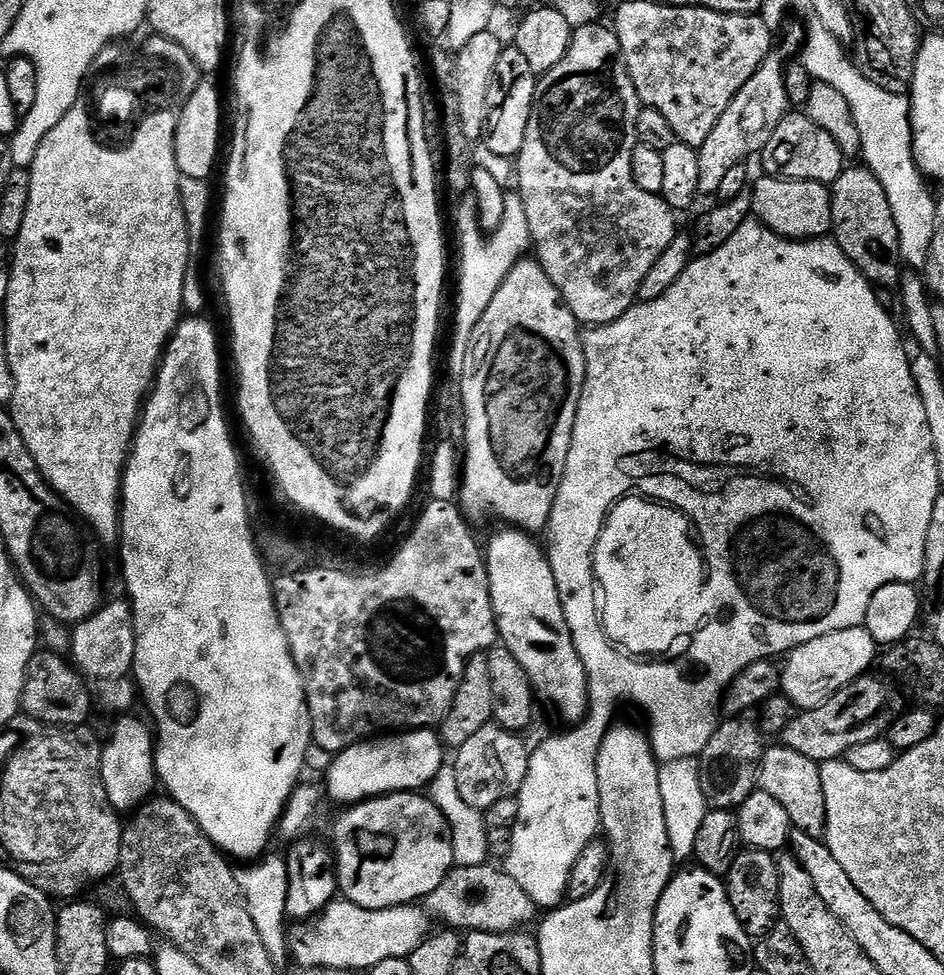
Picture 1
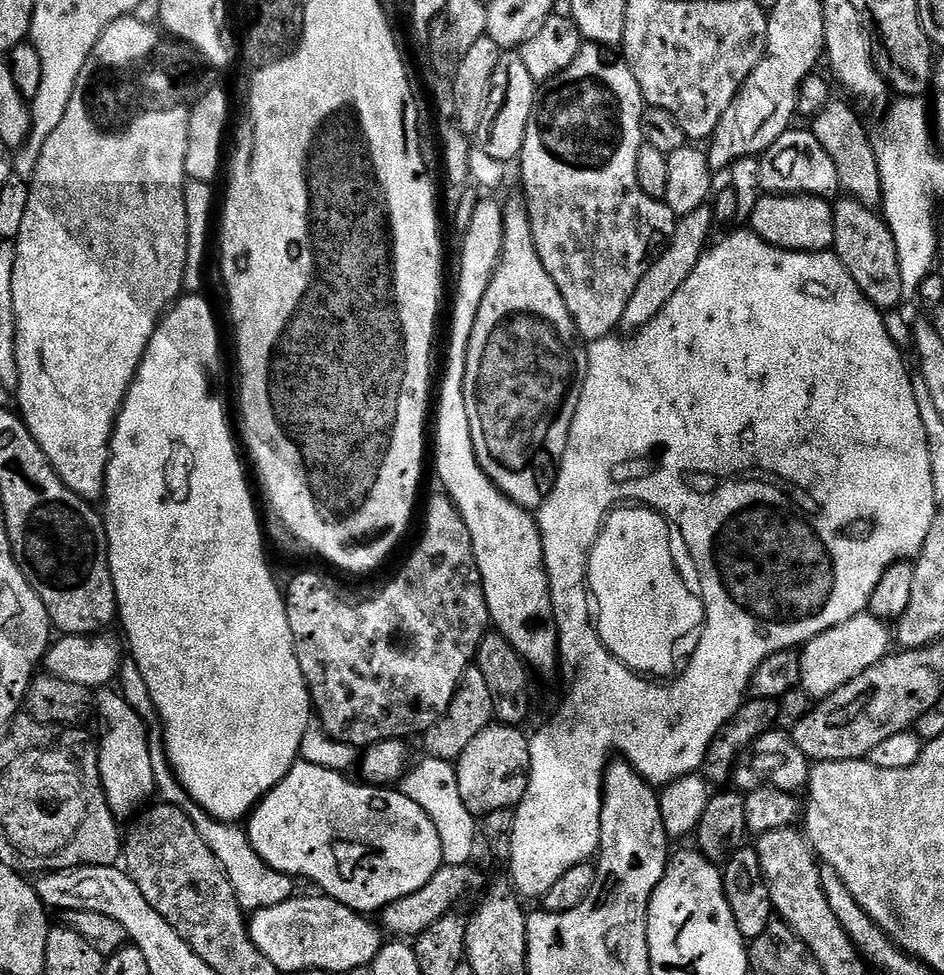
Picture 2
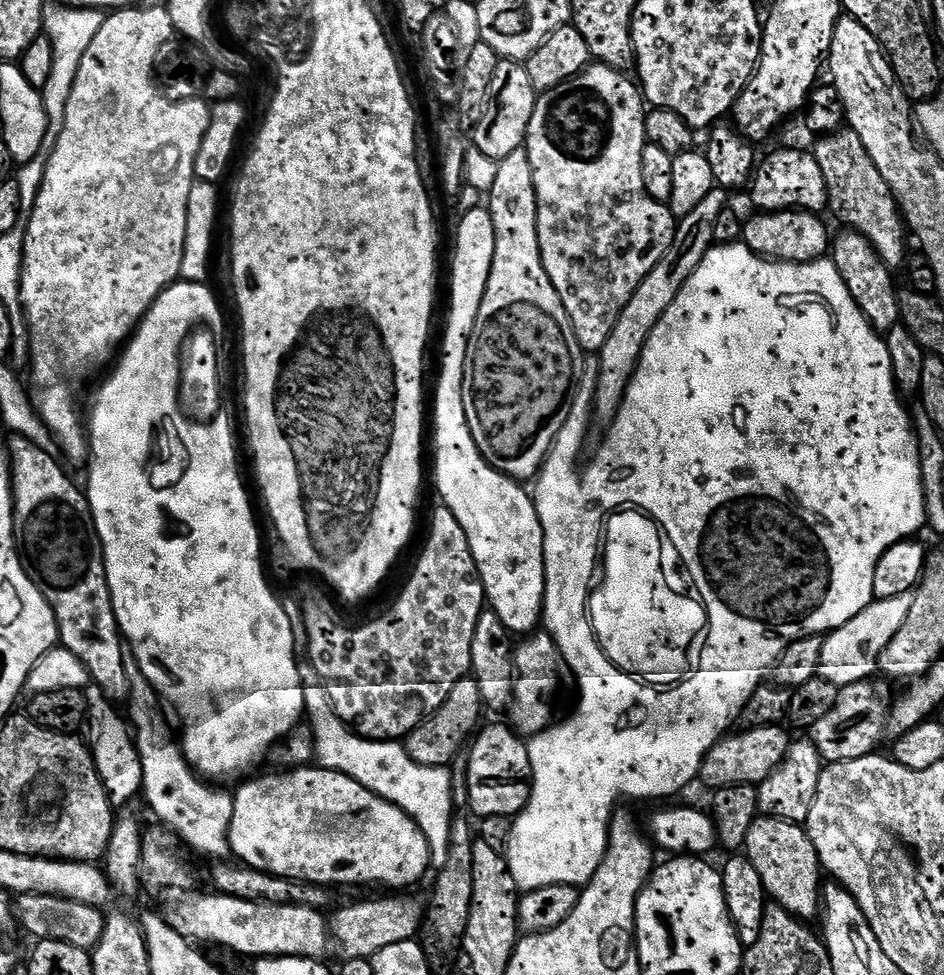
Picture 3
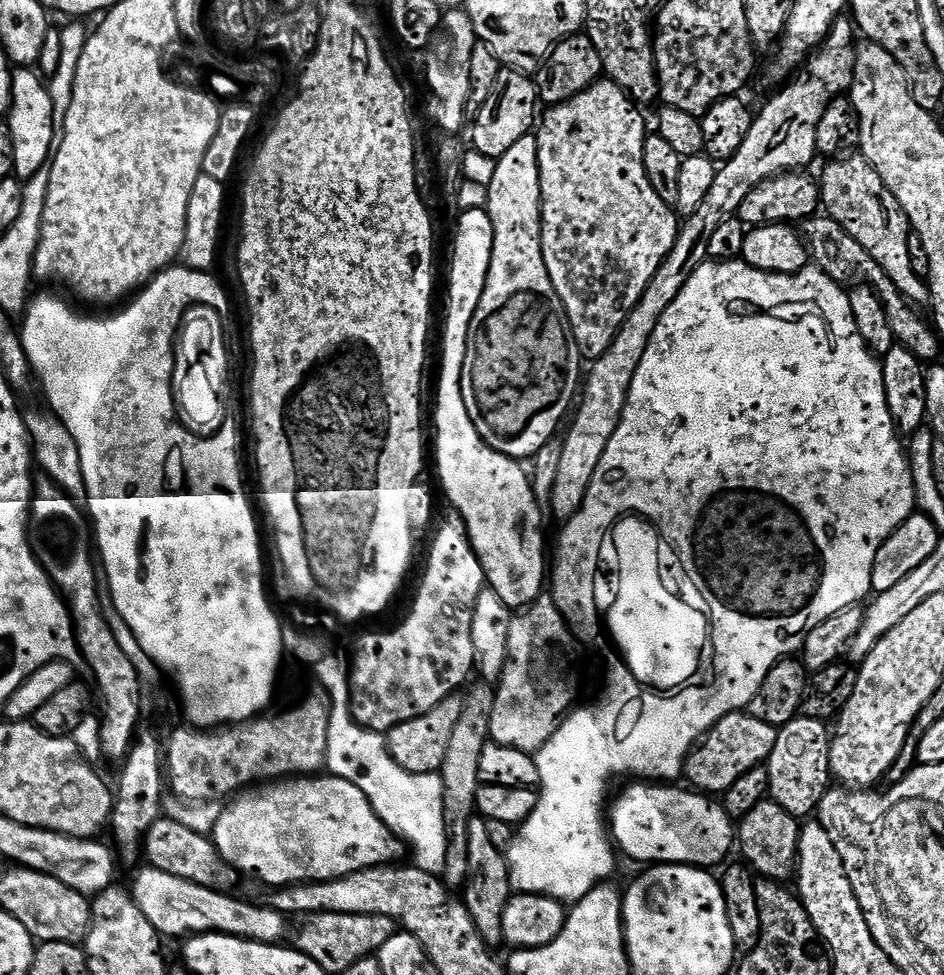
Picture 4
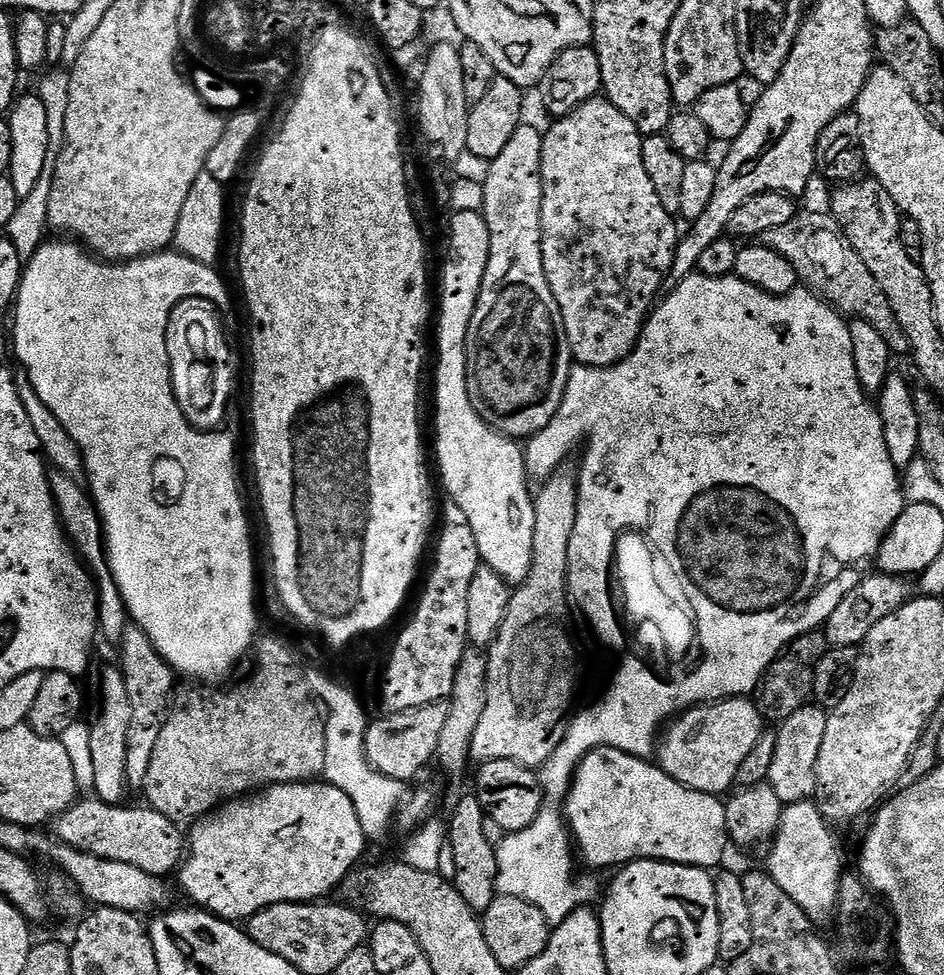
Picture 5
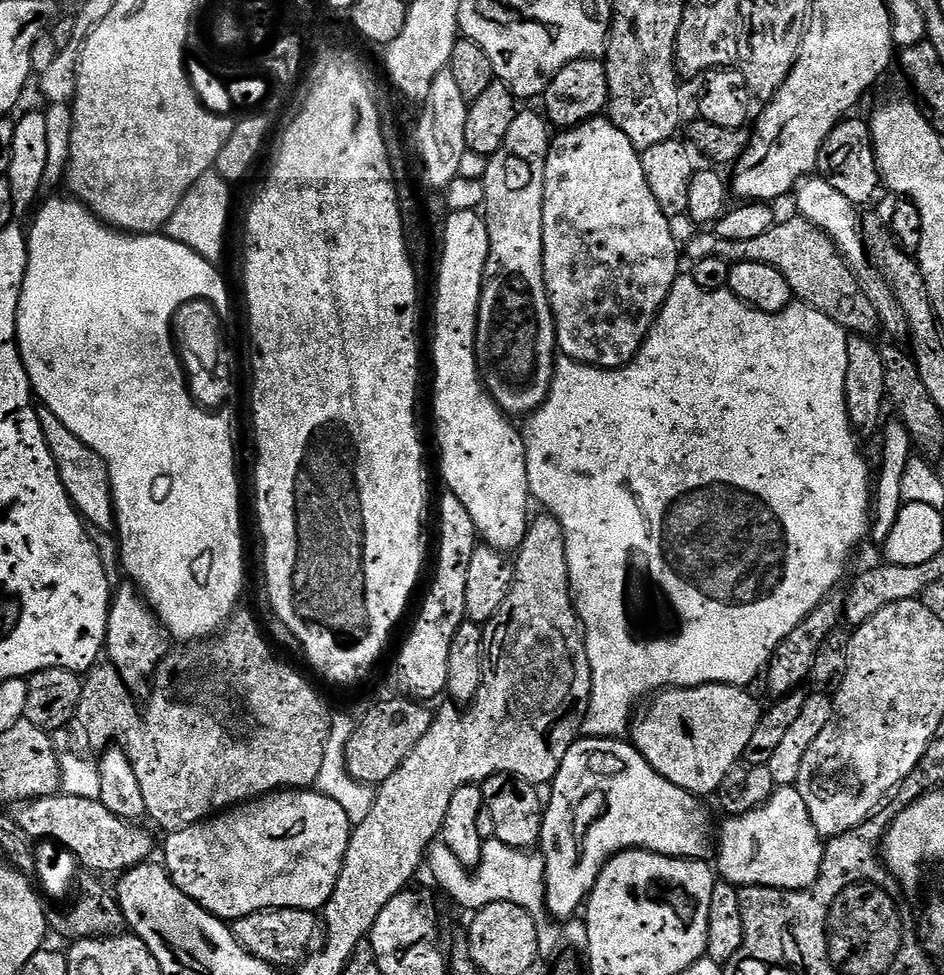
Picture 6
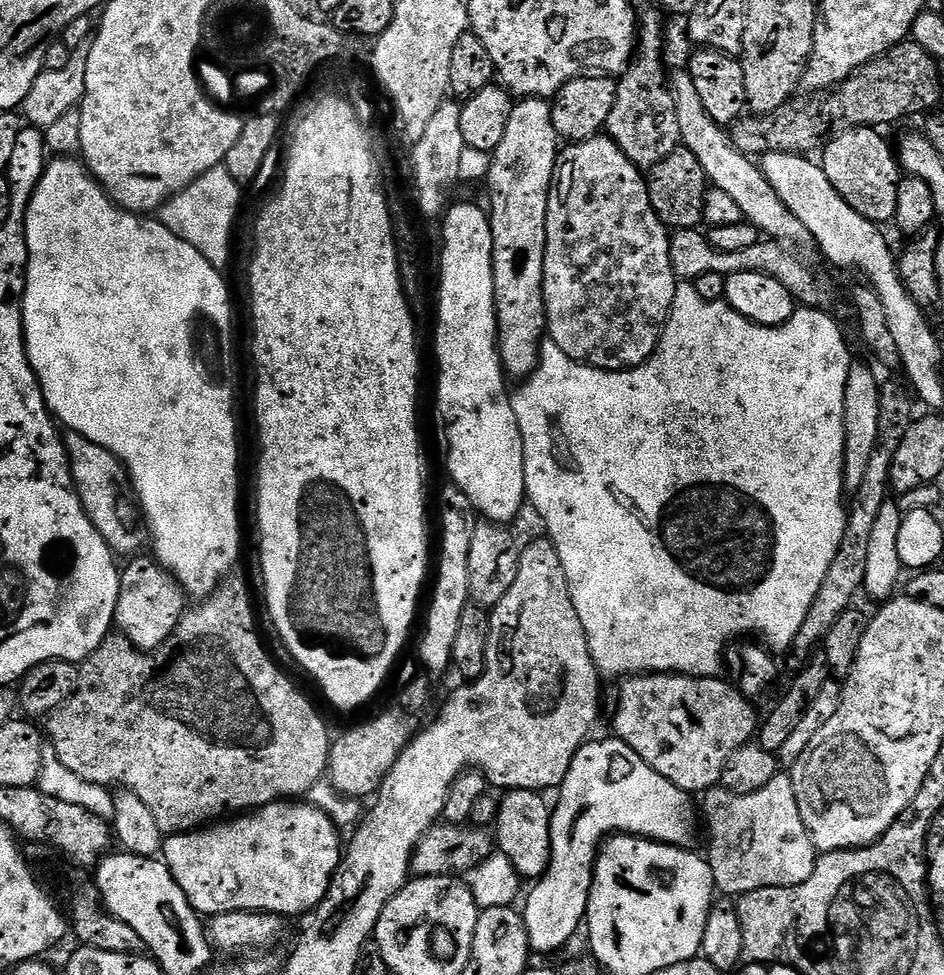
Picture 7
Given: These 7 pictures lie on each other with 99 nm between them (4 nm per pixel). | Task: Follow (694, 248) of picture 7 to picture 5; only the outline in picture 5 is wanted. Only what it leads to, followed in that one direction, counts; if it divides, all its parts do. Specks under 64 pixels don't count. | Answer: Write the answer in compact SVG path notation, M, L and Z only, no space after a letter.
M797 211L790 222L774 230L766 230L766 234L758 240L770 250L782 254L782 258L794 266L797 281L815 292L820 299L827 300L837 312L848 318L870 322L870 326L882 334L886 346L890 346L897 357L907 357L911 353L910 342L906 342L906 334L902 334L902 326L898 326L898 318L894 318L894 310L890 310L890 302L886 302L882 286L874 282L874 274L870 274L866 262L858 258L858 250L850 246L827 211Z

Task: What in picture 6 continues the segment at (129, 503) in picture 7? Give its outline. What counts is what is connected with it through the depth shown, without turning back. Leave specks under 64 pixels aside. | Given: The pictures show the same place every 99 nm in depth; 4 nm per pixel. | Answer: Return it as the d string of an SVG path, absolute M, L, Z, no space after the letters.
M37 407L38 422L42 426L42 434L46 438L46 446L50 446L50 458L54 458L54 466L58 466L58 478L62 478L62 486L70 498L70 502L80 513L85 525L98 531L111 533L116 527L116 507L110 486L110 474L106 462L78 434L74 434L52 413L49 408Z

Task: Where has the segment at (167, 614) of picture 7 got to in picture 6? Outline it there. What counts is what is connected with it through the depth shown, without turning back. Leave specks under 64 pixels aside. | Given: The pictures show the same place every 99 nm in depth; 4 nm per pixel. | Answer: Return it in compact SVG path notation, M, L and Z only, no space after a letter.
M131 582L121 583L113 593L112 605L108 611L104 652L107 663L112 664L114 670L118 670L122 682L129 686L144 683L147 685L173 648L174 641L169 636L166 626L144 599L139 587Z

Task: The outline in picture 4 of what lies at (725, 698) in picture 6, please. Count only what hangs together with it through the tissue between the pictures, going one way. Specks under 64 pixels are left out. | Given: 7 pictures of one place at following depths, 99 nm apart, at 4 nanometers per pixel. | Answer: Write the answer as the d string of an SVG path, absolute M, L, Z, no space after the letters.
M746 710L726 714L714 725L703 740L688 753L686 761L686 780L693 789L704 794L723 794L727 788L734 786L742 774L751 768L763 765L768 755L774 750L778 729L751 716Z

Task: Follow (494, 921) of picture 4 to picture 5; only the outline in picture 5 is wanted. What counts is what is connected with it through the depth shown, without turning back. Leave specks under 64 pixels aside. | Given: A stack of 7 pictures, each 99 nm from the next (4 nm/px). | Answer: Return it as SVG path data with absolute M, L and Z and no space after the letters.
M475 794L461 795L459 803L451 807L452 821L446 824L446 846L452 851L454 862L454 883L458 894L466 898L466 902L472 907L473 912L482 914L490 906L490 902L496 895L496 879L498 870L498 858L496 846L491 845L485 839L482 820L484 807Z

